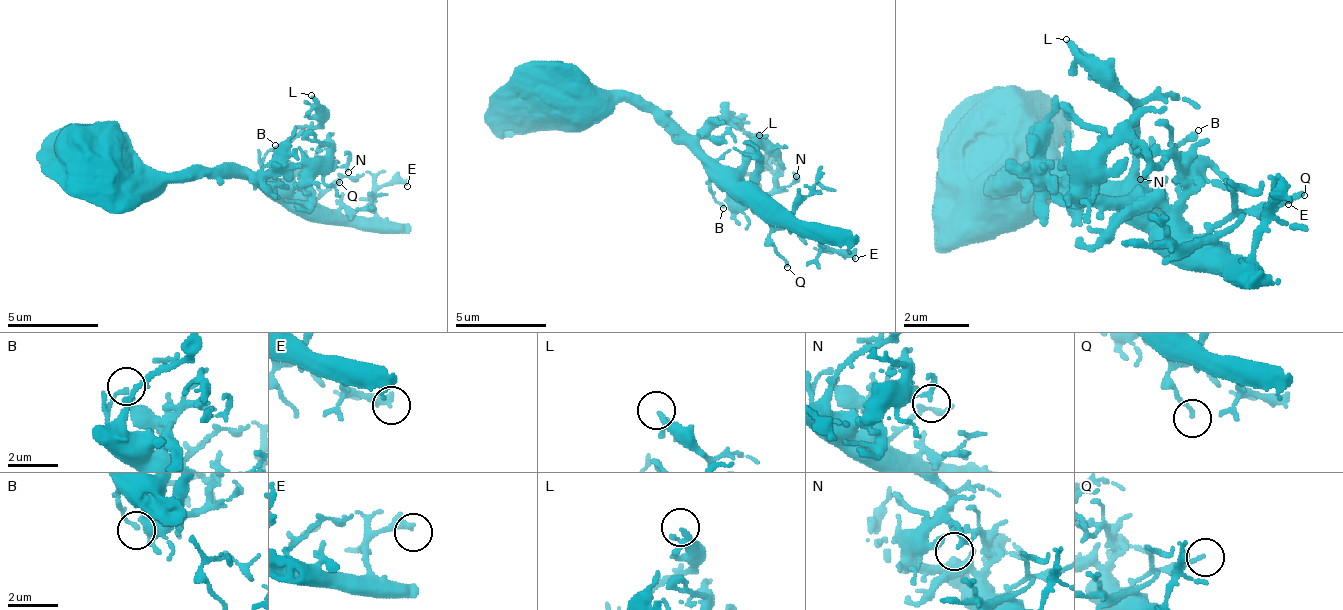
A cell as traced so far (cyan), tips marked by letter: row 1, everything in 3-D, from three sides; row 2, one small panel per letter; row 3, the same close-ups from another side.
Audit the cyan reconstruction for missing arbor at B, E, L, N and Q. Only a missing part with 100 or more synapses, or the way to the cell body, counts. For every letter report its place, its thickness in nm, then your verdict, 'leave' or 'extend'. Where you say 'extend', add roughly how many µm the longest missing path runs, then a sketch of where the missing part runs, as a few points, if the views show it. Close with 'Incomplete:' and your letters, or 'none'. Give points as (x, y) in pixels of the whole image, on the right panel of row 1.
B: place (1198, 130); calibre 150 nm; leave
E: place (1288, 204); calibre 380 nm; extend; missing 140 µm
L: place (1066, 39); calibre 200 nm; leave
N: place (1140, 179); calibre 140 nm; leave
Q: place (1304, 195); calibre 130 nm; leave
Incomplete: E

